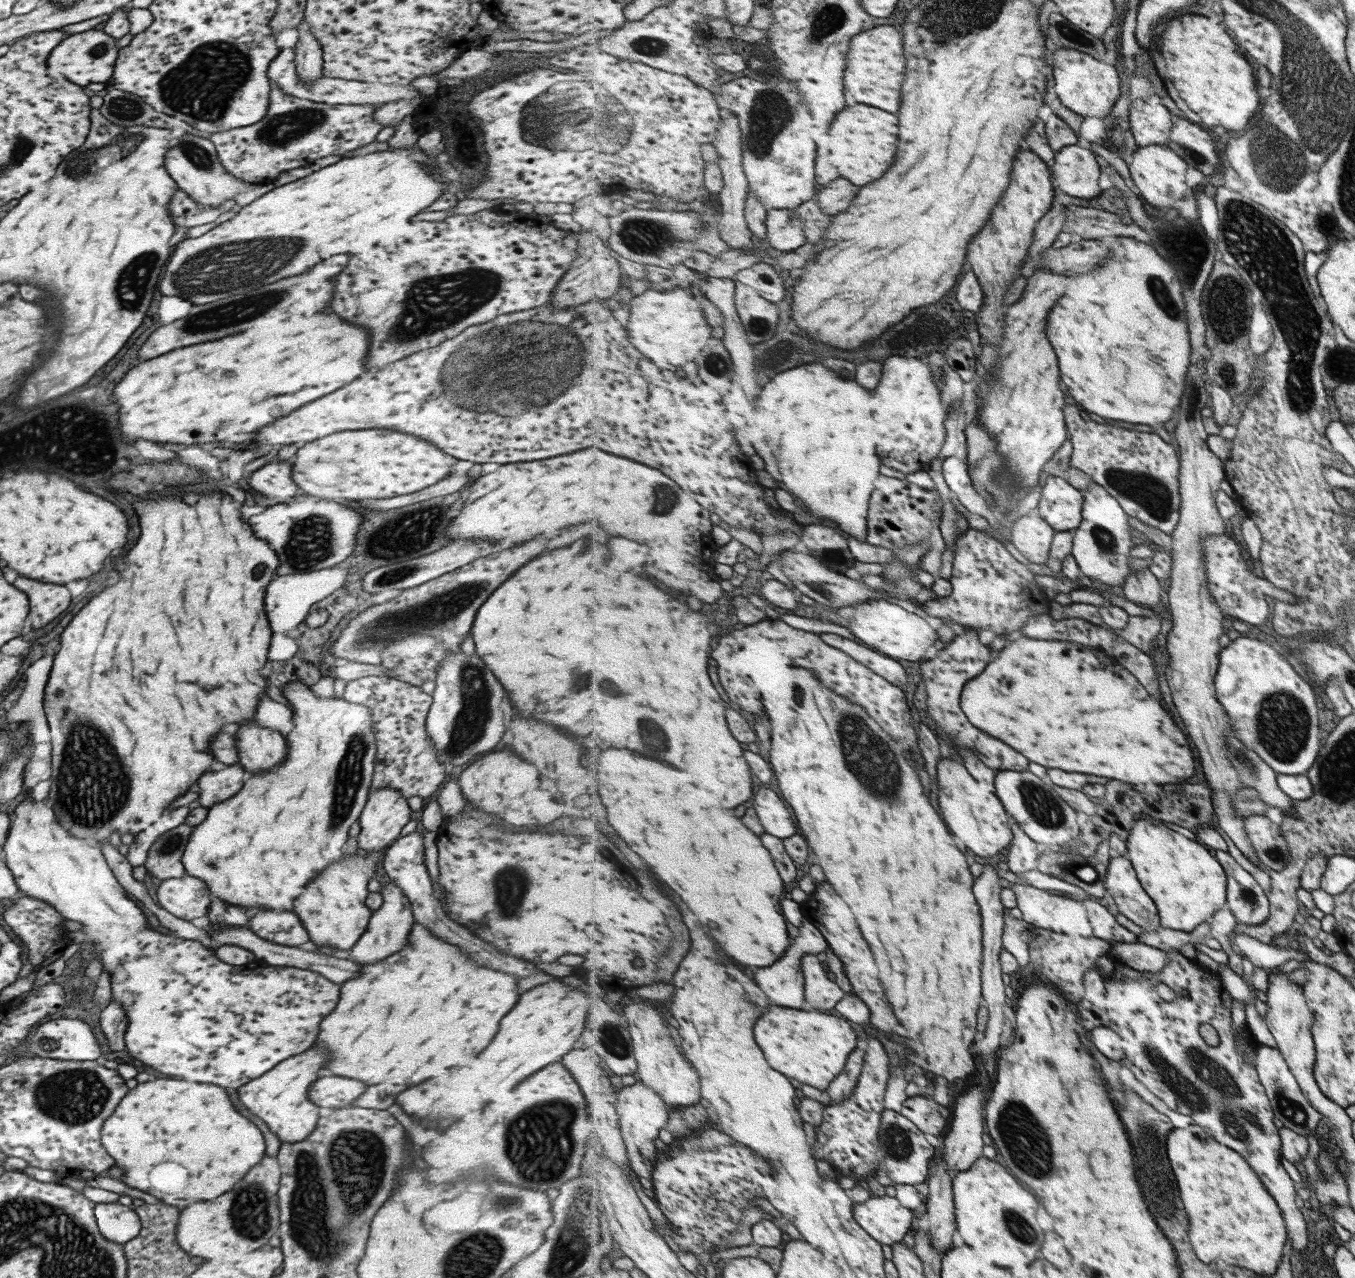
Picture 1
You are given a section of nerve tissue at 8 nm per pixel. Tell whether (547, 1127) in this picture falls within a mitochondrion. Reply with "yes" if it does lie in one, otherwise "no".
yes

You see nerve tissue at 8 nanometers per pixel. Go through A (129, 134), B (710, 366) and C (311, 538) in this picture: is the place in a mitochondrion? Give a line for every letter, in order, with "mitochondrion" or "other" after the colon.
A: mitochondrion
B: mitochondrion
C: mitochondrion

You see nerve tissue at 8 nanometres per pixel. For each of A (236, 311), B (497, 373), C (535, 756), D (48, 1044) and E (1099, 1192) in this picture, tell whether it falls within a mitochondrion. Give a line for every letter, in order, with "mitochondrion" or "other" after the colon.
A: mitochondrion
B: mitochondrion
C: other
D: mitochondrion
E: other

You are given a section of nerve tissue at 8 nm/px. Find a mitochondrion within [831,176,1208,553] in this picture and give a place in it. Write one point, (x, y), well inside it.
(1150, 492)

